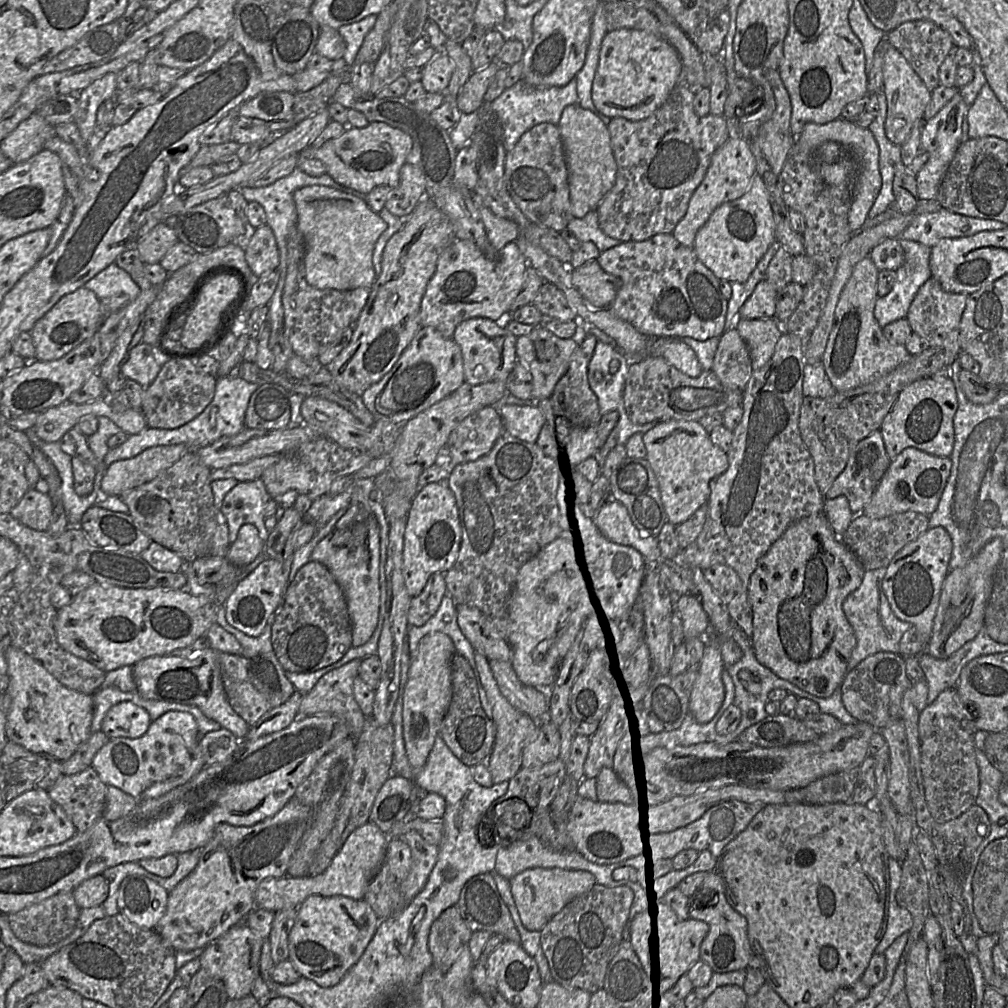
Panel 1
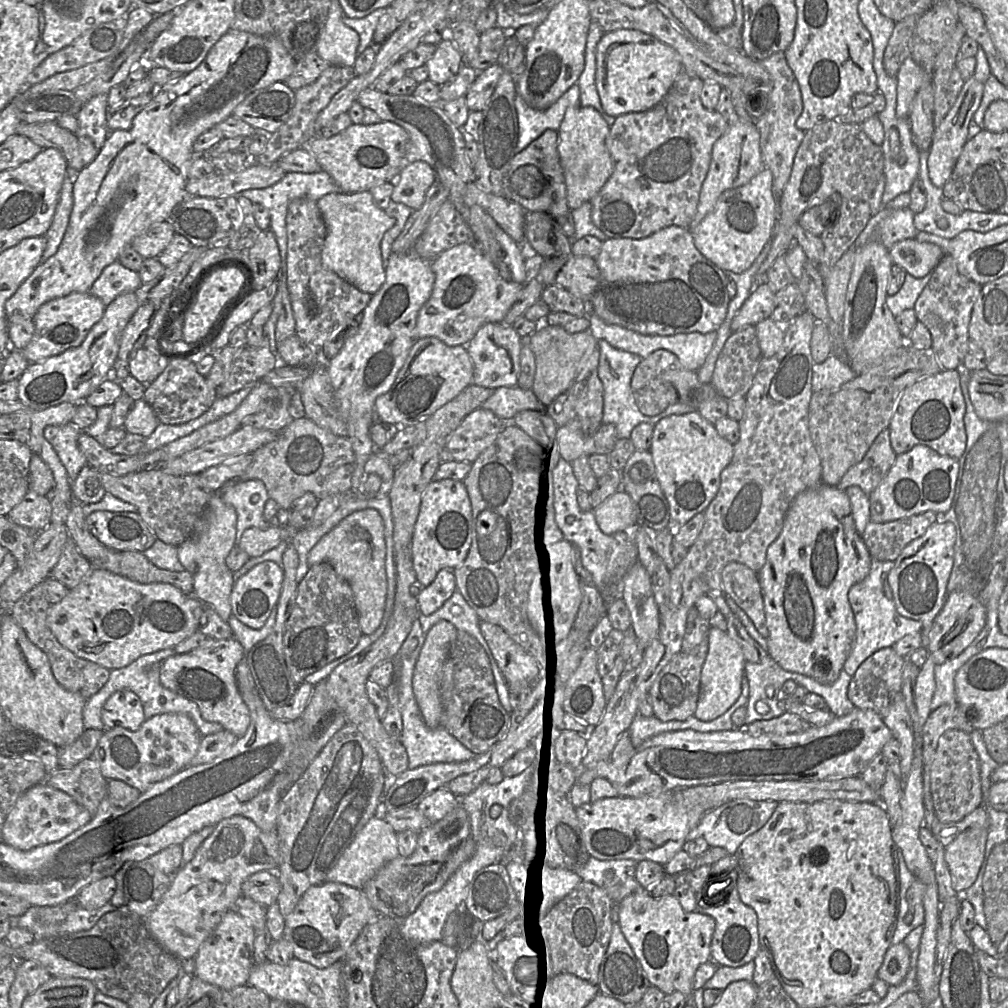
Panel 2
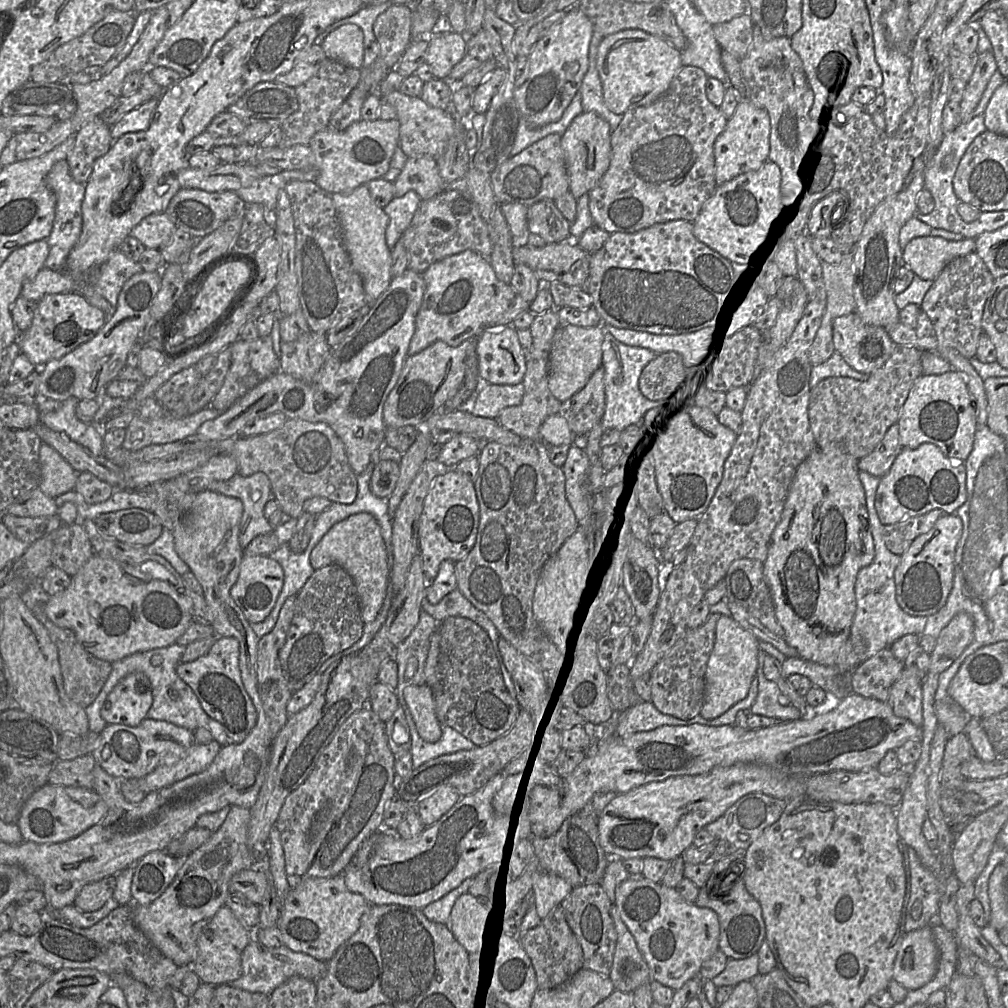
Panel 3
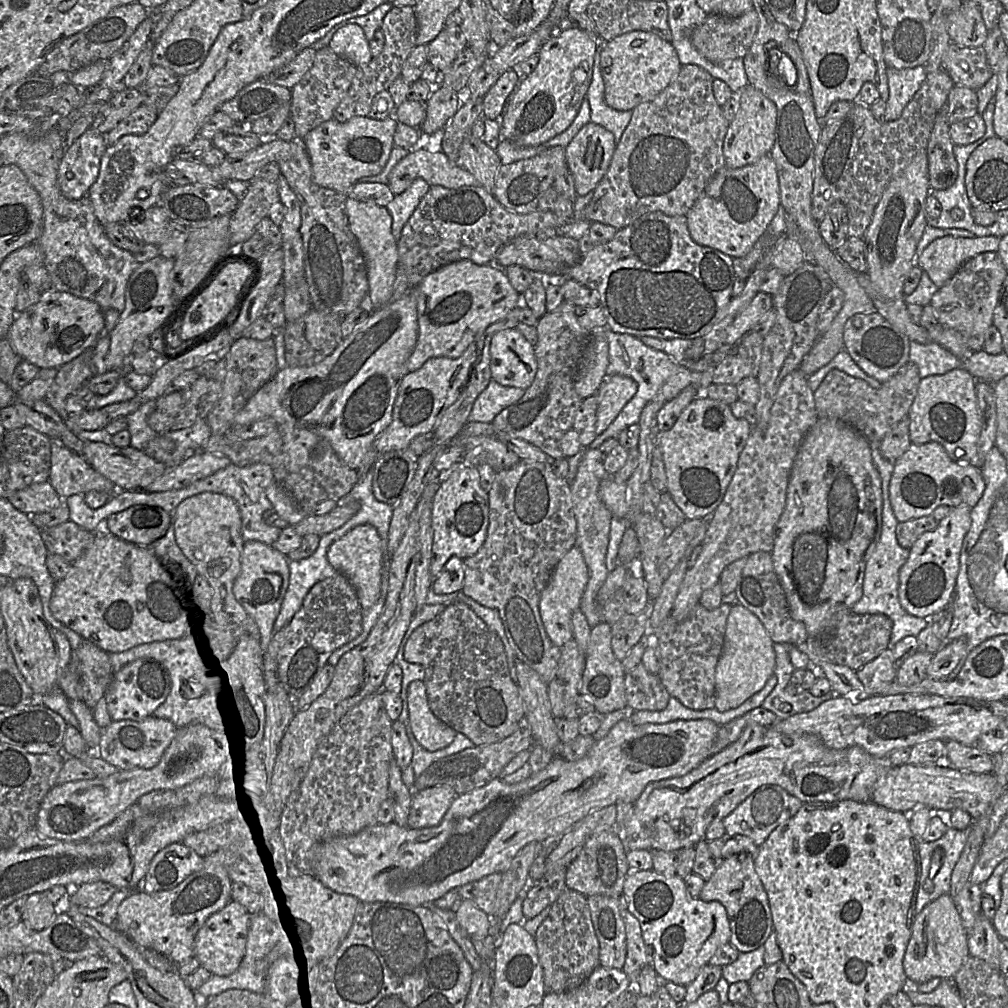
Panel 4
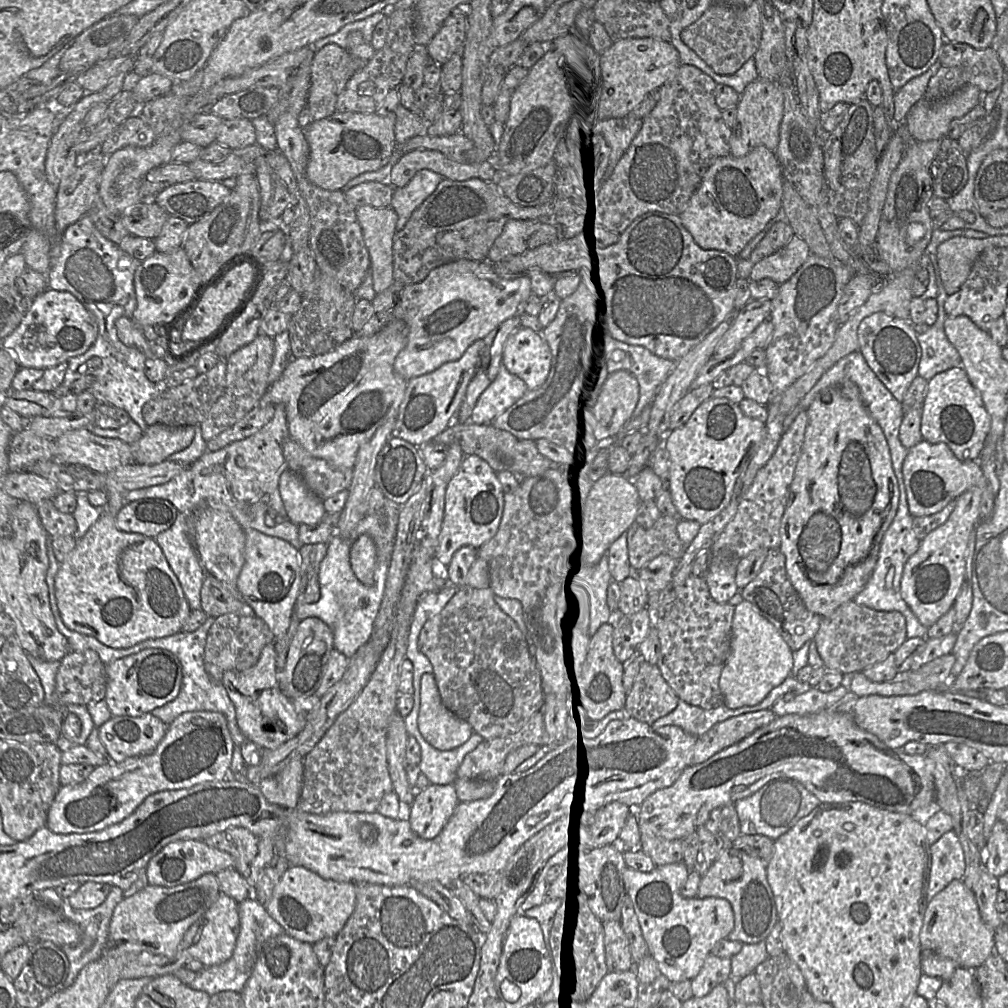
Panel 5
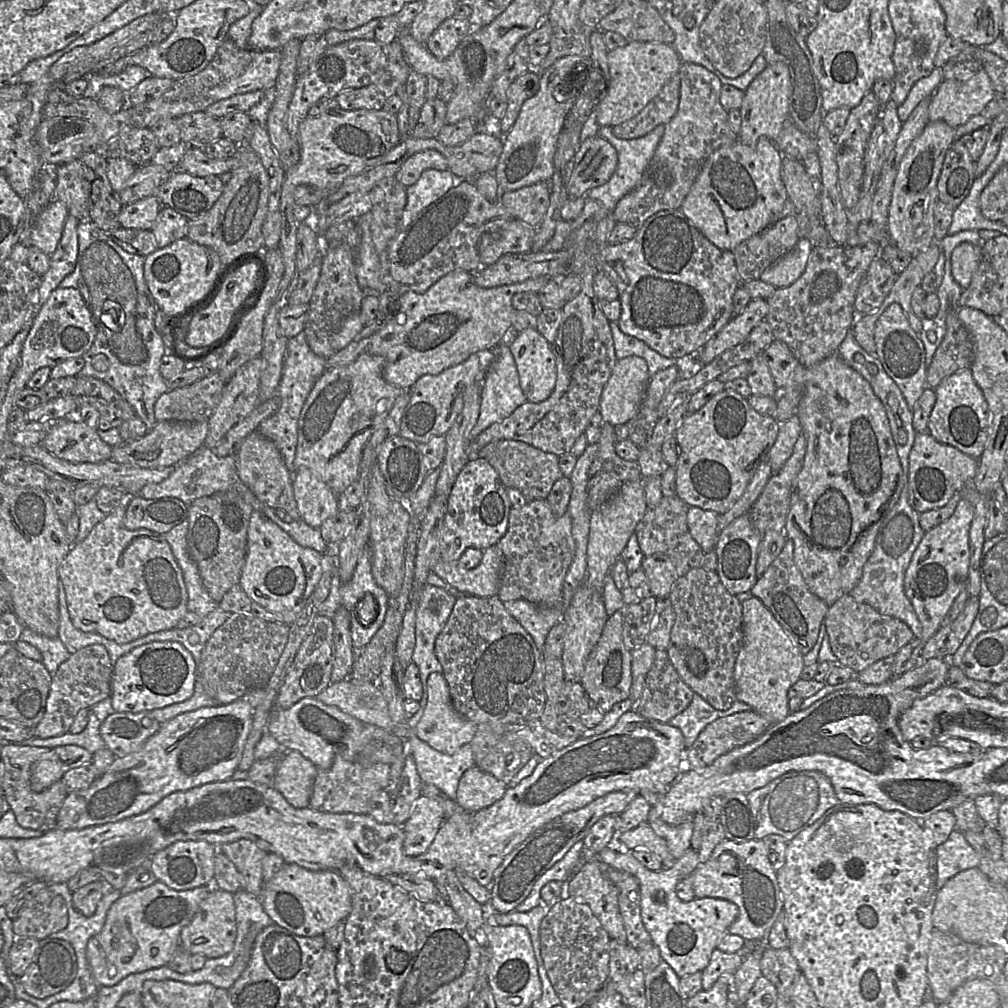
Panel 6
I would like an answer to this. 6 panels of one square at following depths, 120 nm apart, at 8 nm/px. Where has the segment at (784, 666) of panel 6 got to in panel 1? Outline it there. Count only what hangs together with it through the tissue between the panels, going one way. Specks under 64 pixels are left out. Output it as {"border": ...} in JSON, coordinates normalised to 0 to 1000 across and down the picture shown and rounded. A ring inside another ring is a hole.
{"border":[[[711,634],[703,635],[693,658],[693,669],[685,691],[685,707],[693,717],[702,717],[711,708],[719,693],[716,667],[719,659]]]}

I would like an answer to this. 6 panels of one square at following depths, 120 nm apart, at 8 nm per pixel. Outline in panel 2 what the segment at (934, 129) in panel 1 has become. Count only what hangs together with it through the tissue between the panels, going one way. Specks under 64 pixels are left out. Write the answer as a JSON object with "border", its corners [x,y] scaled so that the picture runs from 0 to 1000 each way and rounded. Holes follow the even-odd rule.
{"border":[[[965,75],[960,77],[956,81],[955,87],[950,93],[947,103],[934,122],[928,126],[922,148],[920,165],[922,177],[929,186],[936,187],[938,181],[941,178],[945,170],[958,140],[960,139],[960,127],[965,118],[966,112],[973,102],[976,82],[977,81],[970,80]]]}

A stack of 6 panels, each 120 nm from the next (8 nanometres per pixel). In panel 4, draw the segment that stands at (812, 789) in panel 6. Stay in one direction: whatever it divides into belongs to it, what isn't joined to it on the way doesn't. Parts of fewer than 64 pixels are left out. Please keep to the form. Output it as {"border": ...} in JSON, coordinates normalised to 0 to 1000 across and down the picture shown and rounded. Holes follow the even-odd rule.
{"border":[[[767,778],[757,779],[716,813],[719,828],[741,829],[751,839],[754,839],[769,821],[787,811],[796,799],[797,796],[794,793],[785,789],[776,781]]]}

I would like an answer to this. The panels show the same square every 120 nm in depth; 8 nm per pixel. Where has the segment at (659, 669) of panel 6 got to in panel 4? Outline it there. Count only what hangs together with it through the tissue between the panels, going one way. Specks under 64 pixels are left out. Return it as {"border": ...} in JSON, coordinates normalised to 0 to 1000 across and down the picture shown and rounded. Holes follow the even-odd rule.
{"border":[[[637,658],[620,669],[621,702],[625,705],[656,705],[666,692],[653,670],[644,668]]]}

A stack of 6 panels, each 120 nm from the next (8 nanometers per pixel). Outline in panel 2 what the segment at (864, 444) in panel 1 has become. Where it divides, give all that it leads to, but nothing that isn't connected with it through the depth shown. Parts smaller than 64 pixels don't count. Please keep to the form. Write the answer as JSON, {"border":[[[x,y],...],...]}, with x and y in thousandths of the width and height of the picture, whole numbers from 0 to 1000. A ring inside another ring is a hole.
{"border":[[[877,426],[868,435],[856,455],[845,462],[829,482],[836,486],[851,482],[863,491],[881,469],[889,453],[890,450],[884,443],[882,427]]]}

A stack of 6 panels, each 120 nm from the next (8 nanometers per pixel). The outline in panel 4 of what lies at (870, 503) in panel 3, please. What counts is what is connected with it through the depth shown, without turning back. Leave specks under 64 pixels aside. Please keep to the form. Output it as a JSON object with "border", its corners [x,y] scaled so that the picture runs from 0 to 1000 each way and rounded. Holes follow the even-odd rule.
{"border":[[[865,442],[865,455],[875,478],[875,525],[872,538],[862,555],[859,557],[855,592],[845,602],[845,606],[852,610],[876,609],[881,611],[886,617],[883,632],[884,643],[900,631],[910,632],[910,630],[921,621],[921,615],[902,609],[892,596],[892,568],[894,563],[901,556],[903,546],[894,543],[890,537],[889,523],[892,518],[885,507],[881,494],[881,482],[887,465],[887,458],[883,458],[875,453],[871,446],[871,442]]]}

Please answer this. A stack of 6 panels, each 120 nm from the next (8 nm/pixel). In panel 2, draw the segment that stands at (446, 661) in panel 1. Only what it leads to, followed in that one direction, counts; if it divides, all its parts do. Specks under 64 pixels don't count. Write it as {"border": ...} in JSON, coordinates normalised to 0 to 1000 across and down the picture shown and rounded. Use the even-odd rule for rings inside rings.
{"border":[[[438,615],[428,622],[423,629],[420,641],[411,662],[409,672],[410,688],[420,715],[426,722],[433,722],[436,720],[438,707],[438,696],[437,691],[438,664],[441,655],[443,654],[446,640],[451,635],[452,630],[452,623],[441,615]]]}

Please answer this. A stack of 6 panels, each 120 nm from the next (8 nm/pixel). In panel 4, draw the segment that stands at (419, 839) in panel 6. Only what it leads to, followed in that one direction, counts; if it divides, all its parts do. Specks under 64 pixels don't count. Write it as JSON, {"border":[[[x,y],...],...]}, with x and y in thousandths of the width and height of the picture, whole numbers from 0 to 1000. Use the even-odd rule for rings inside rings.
{"border":[[[437,779],[410,788],[404,819],[418,822],[434,819],[453,790],[444,779]]]}

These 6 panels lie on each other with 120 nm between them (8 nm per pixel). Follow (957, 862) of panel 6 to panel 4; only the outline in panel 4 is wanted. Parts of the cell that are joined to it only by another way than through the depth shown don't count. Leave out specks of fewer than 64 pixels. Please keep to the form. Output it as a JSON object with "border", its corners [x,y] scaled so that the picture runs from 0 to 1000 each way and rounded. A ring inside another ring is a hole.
{"border":[[[963,819],[957,823],[941,821],[927,835],[912,835],[914,866],[909,907],[926,893],[941,887],[944,865],[958,838]]]}

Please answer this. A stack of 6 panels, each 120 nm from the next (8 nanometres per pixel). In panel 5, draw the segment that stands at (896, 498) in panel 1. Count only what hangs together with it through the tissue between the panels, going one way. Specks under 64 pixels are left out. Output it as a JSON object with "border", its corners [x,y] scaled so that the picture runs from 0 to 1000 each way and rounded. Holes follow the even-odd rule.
{"border":[[[915,436],[901,445],[895,460],[895,470],[901,505],[906,513],[932,508],[938,500],[948,496],[952,490],[963,483],[971,483],[974,486],[972,516],[981,514],[985,508],[987,492],[981,484],[970,457],[951,457],[938,439],[922,439]]]}

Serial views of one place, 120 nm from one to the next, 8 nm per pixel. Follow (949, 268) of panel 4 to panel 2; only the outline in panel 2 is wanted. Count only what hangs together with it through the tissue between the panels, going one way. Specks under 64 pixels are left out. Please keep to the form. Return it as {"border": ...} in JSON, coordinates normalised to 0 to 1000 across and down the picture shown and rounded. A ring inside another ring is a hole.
{"border":[[[908,236],[888,241],[882,246],[882,252],[887,263],[908,276],[916,276],[924,271],[938,253],[933,244]]]}

